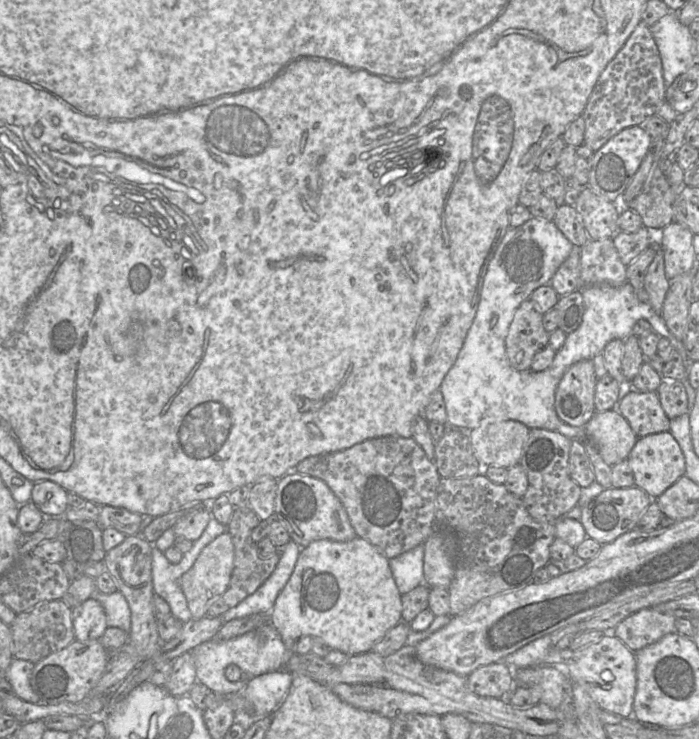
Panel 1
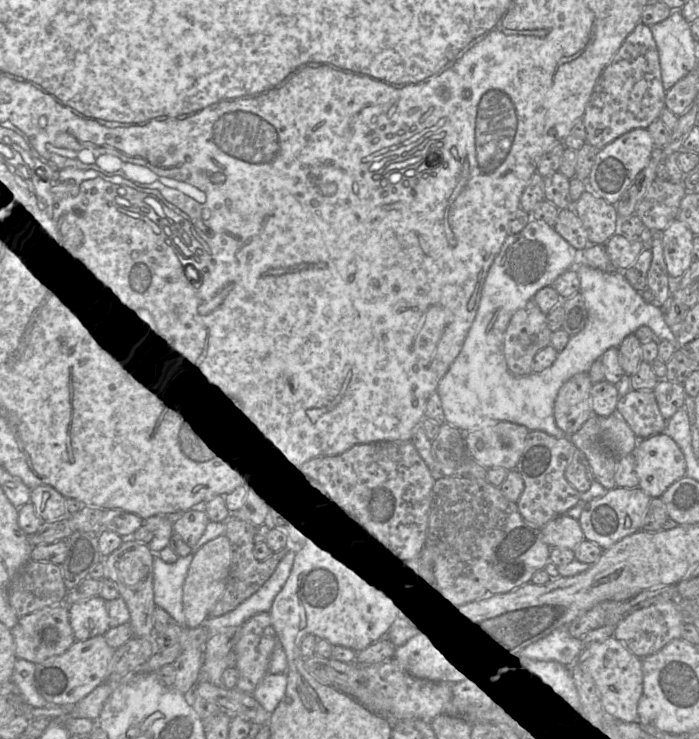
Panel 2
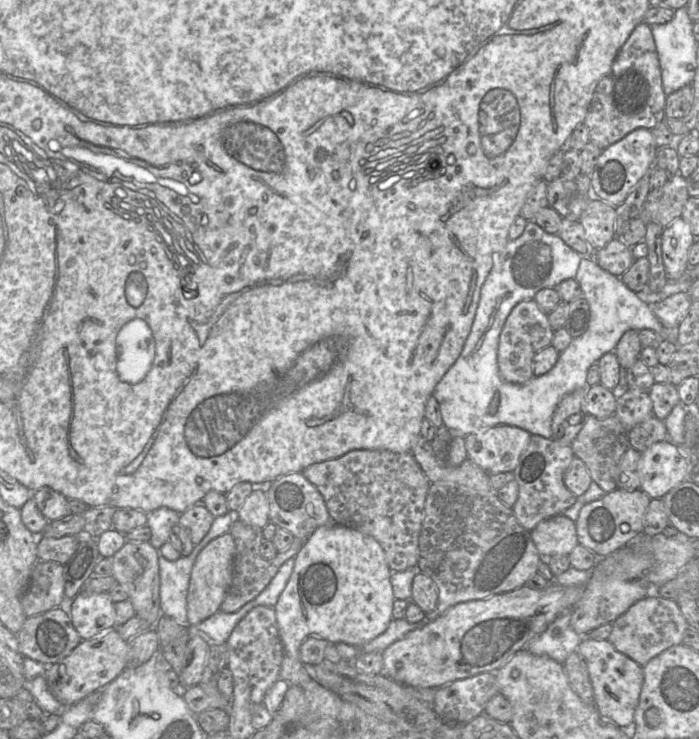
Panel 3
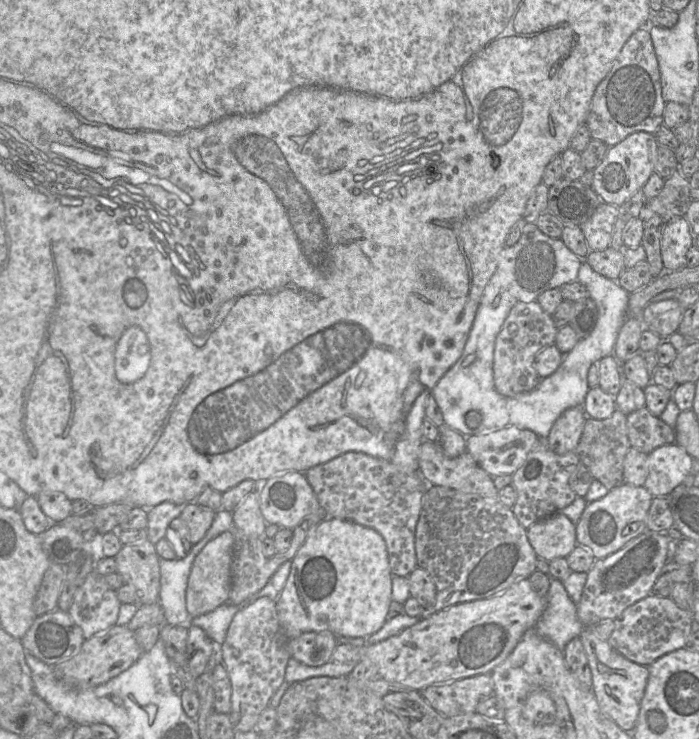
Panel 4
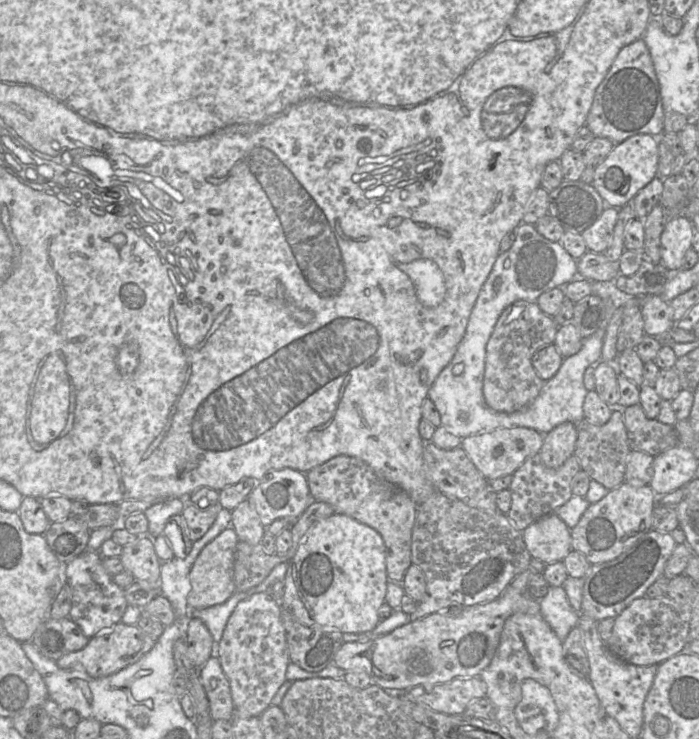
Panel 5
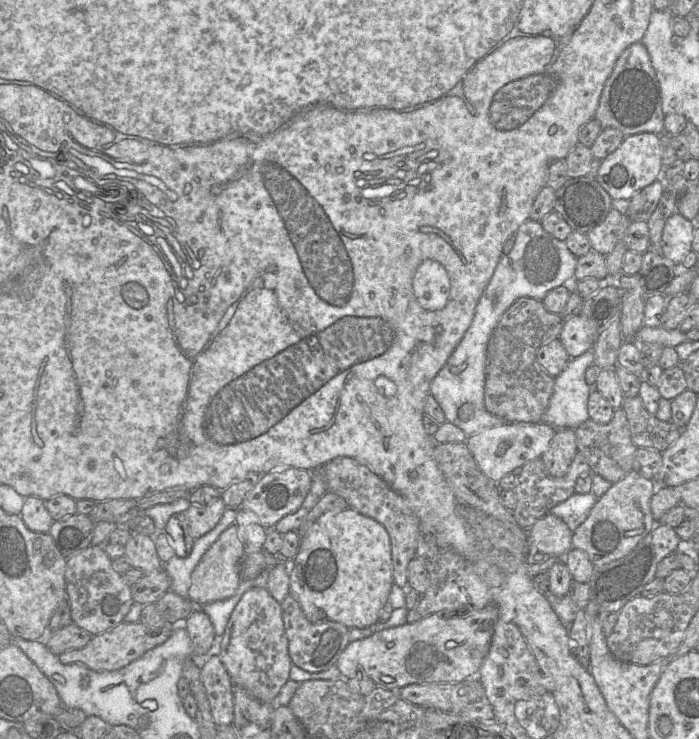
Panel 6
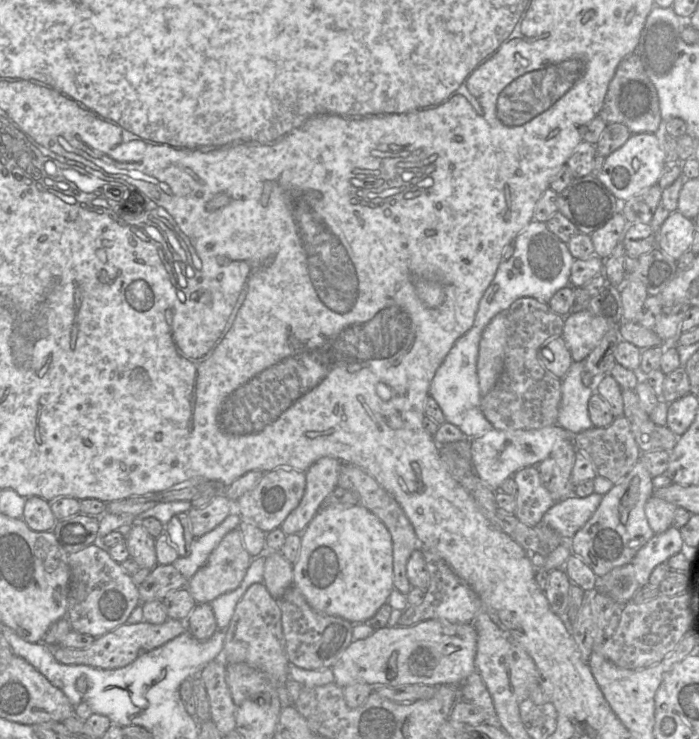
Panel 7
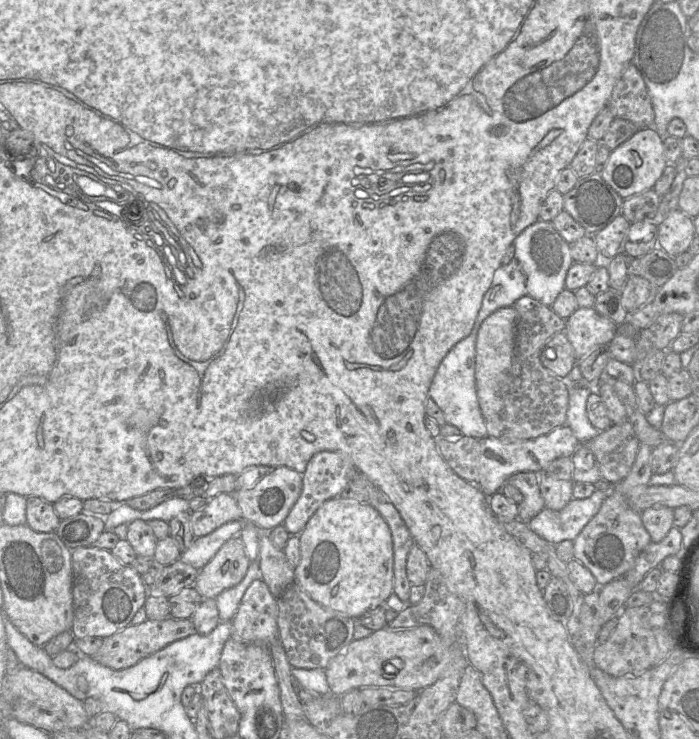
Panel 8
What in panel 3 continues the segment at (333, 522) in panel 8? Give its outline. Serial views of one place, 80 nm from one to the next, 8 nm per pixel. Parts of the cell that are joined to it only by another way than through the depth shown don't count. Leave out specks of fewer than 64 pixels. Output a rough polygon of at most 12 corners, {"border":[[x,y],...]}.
{"border":[[318,527],[274,606],[285,654],[361,647],[395,597],[373,537]]}

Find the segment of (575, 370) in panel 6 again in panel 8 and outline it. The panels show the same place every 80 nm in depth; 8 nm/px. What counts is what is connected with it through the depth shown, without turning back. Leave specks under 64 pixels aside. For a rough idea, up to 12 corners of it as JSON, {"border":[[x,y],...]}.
{"border":[[569,387],[566,425],[580,444],[600,430],[587,417],[592,390]]}

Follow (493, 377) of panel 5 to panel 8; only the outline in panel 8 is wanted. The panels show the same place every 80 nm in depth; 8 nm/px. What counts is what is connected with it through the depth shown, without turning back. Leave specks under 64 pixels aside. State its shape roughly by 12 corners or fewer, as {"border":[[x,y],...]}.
{"border":[[531,296],[517,312],[510,389],[487,435],[566,425],[568,386],[540,360],[566,319]]}

